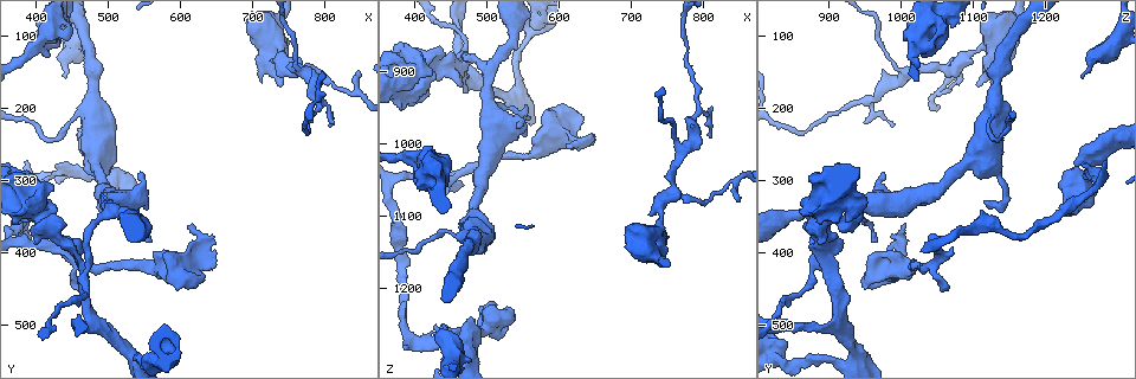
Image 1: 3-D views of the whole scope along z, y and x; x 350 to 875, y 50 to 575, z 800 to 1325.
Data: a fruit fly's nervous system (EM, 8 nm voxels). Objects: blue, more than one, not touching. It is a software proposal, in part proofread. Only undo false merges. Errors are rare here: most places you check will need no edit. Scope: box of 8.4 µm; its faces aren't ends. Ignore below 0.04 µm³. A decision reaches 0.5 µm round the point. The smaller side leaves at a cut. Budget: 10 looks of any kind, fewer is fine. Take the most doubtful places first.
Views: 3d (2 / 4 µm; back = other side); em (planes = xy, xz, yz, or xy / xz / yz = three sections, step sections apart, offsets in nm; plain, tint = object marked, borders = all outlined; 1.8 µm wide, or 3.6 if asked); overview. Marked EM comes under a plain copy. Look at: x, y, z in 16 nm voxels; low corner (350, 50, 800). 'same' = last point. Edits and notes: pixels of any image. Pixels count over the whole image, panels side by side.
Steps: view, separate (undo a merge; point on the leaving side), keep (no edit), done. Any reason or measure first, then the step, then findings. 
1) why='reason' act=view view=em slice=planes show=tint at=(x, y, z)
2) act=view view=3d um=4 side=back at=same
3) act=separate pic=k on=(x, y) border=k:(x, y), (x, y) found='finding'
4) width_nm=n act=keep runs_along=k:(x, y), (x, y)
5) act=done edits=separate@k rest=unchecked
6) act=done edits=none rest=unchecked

why='abrupt turn' act=view view=3d um=4 at=(495, 290, 1260)

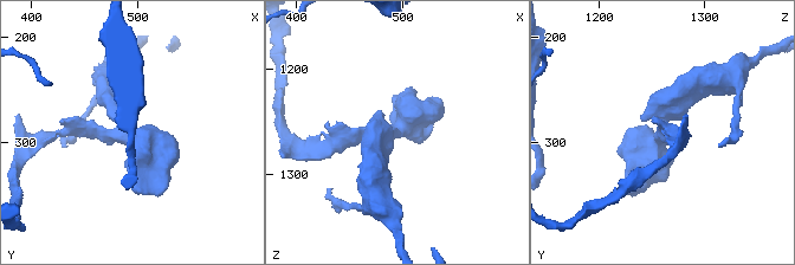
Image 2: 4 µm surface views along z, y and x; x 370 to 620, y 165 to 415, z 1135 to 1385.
why='now the EM' act=view view=em slice=xy step=16 show=borders at=(494, 296, 1258)

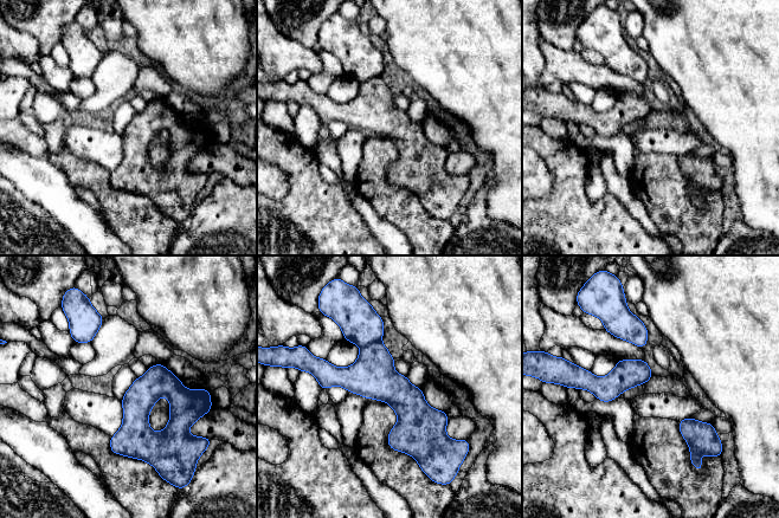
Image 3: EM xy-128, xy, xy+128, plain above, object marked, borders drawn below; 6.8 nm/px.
width_nm=40 act=separate pic=3 on=(360, 324) found='two neurons meet here'

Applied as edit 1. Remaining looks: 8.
act=view view=overview

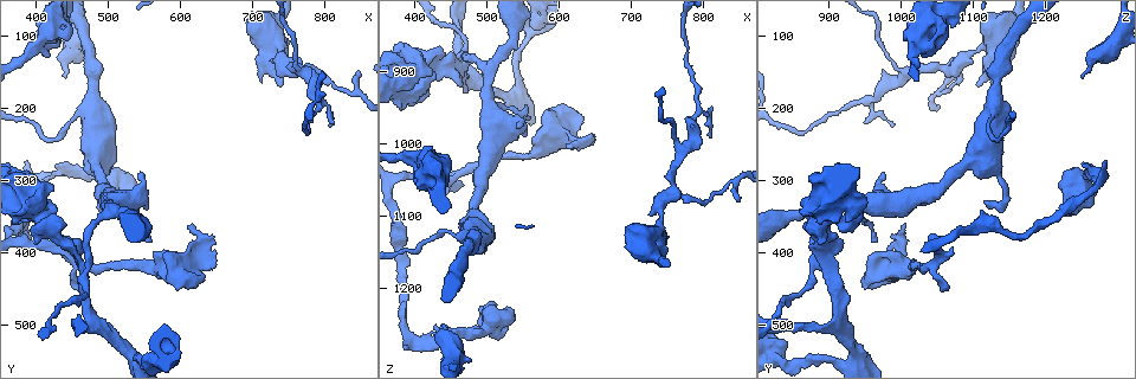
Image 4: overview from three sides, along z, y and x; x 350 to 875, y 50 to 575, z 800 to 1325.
act=view view=3d um=4 at=(755, 150, 1070)

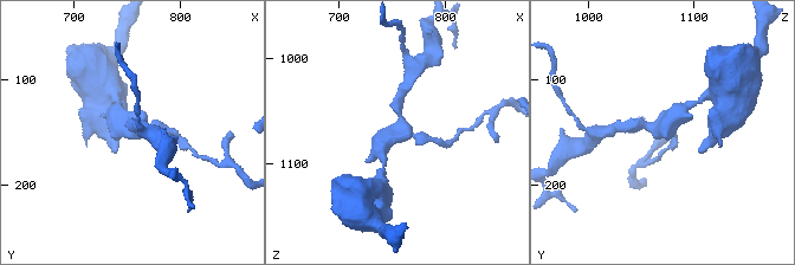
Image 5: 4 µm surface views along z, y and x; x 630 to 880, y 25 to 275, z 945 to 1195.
why='need the tissue' act=view view=em slice=yz step=4 show=tint at=(754, 146, 1068)

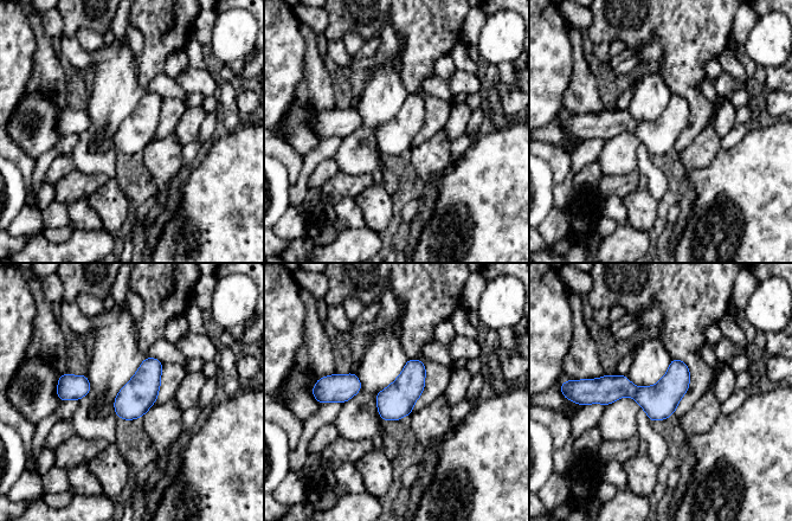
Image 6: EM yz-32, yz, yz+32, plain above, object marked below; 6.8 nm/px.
act=view view=em slice=xy step=16 show=tint at=same

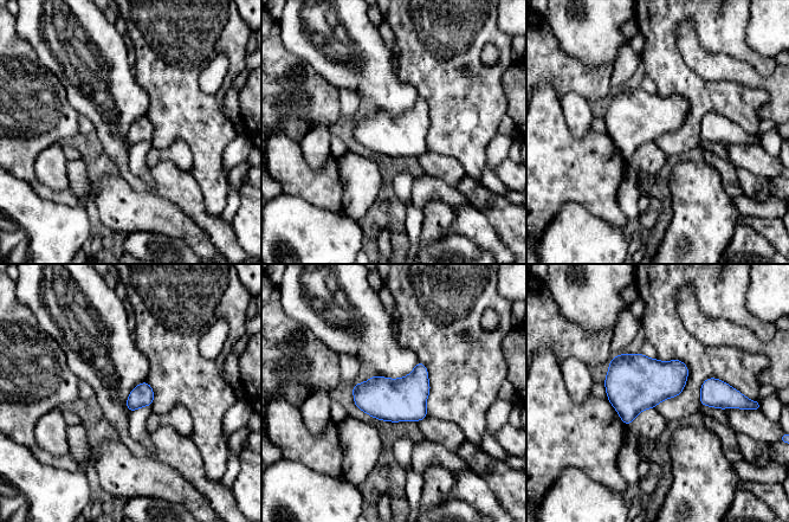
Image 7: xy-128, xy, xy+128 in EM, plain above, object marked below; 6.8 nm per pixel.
width_nm=150 act=keep found='continuous, no second neuron'

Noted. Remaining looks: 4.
why='three arms meet' act=view view=em um=3.6 slice=planes show=tint at=(385, 340, 930)

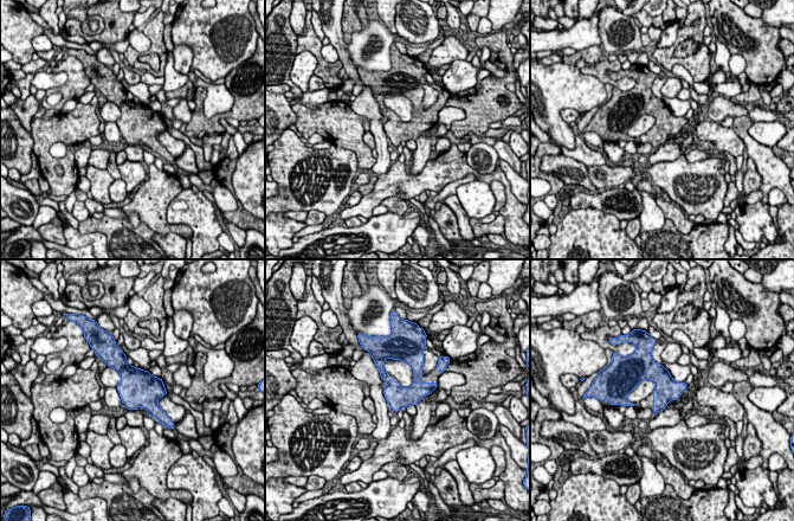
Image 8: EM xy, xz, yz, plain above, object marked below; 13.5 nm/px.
act=keep found='one neuron here'

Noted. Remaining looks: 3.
why='calibre changes' act=view view=em slice=planes show=tint at=(400, 110, 1020)

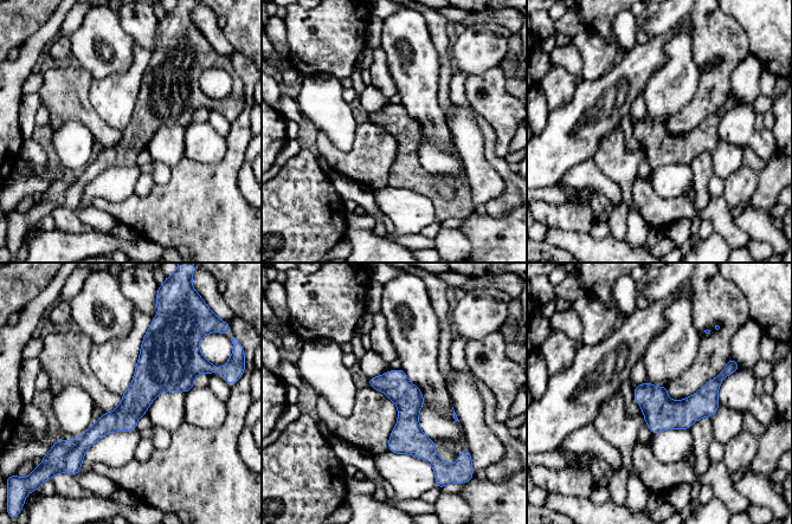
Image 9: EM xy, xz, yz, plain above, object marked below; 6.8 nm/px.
act=keep runs_along=9:(154, 329), (154, 374), (83, 448) found='continuous, no second neuron'

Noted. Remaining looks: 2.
act=done edits=separate@3 rest=unchecked

